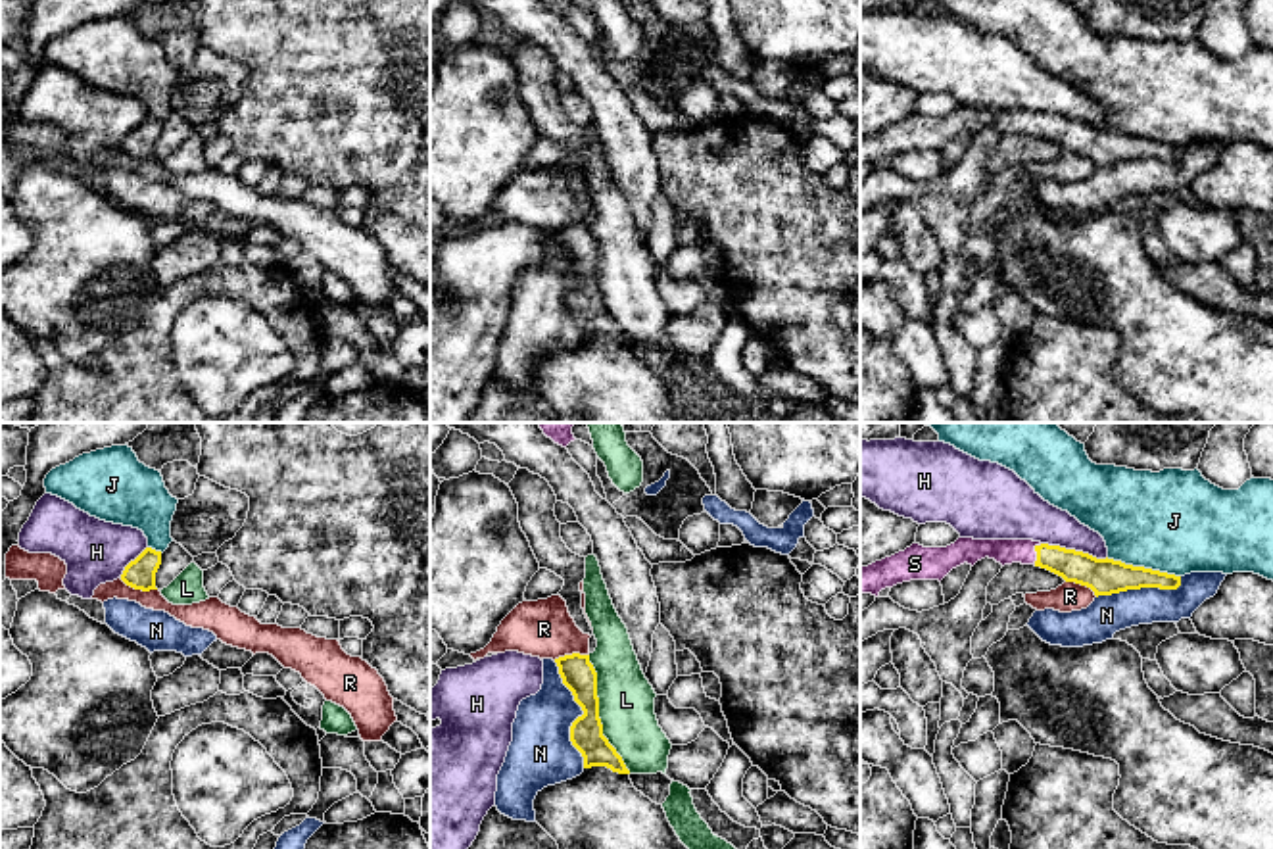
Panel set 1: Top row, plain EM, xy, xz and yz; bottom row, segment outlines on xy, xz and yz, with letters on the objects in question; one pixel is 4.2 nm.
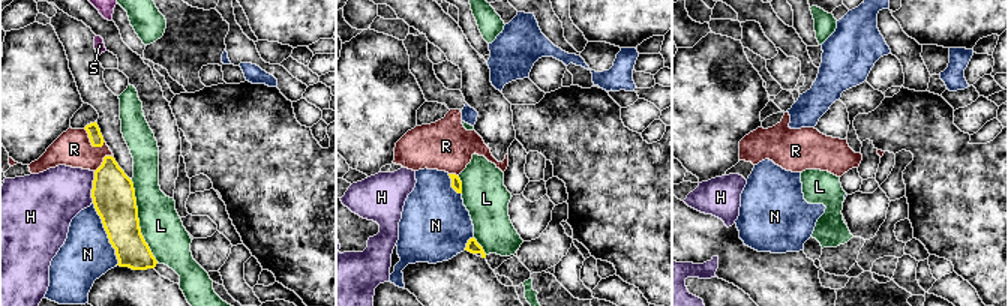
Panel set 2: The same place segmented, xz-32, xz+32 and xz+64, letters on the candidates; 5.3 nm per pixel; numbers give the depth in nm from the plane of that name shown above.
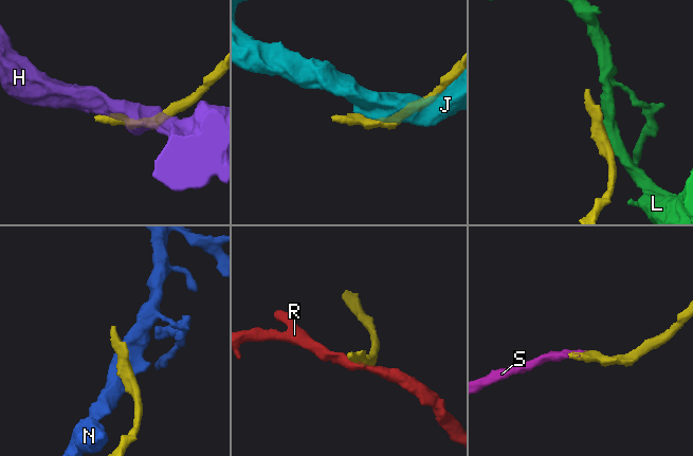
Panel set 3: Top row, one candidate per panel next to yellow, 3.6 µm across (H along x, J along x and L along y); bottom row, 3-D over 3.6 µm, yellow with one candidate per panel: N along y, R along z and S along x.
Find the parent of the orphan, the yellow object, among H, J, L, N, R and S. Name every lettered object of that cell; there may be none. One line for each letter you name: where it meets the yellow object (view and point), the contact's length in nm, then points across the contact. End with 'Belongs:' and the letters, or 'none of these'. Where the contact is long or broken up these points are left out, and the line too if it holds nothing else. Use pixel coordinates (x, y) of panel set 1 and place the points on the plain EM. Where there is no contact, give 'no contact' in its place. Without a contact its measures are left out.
S: contact yz (1037, 123); length 90 nm; way yz (1072, 135), (1037, 123), (1005, 121)
Belongs: S

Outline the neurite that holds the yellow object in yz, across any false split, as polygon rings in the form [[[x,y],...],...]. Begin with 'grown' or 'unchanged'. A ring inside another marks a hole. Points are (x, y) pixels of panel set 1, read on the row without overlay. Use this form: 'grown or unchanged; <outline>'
grown; [[[958,108],[947,117],[924,117],[912,113],[904,121],[860,136],[860,165],[879,165],[881,159],[910,150],[943,150],[952,138],[981,129],[997,133],[1035,134],[1046,138],[1066,152],[1087,156],[1094,165],[1112,165],[1127,159],[1160,158],[1177,159],[1181,146],[1125,134],[1114,129],[1096,129],[1089,123],[1048,115],[1033,109],[973,109]]]

